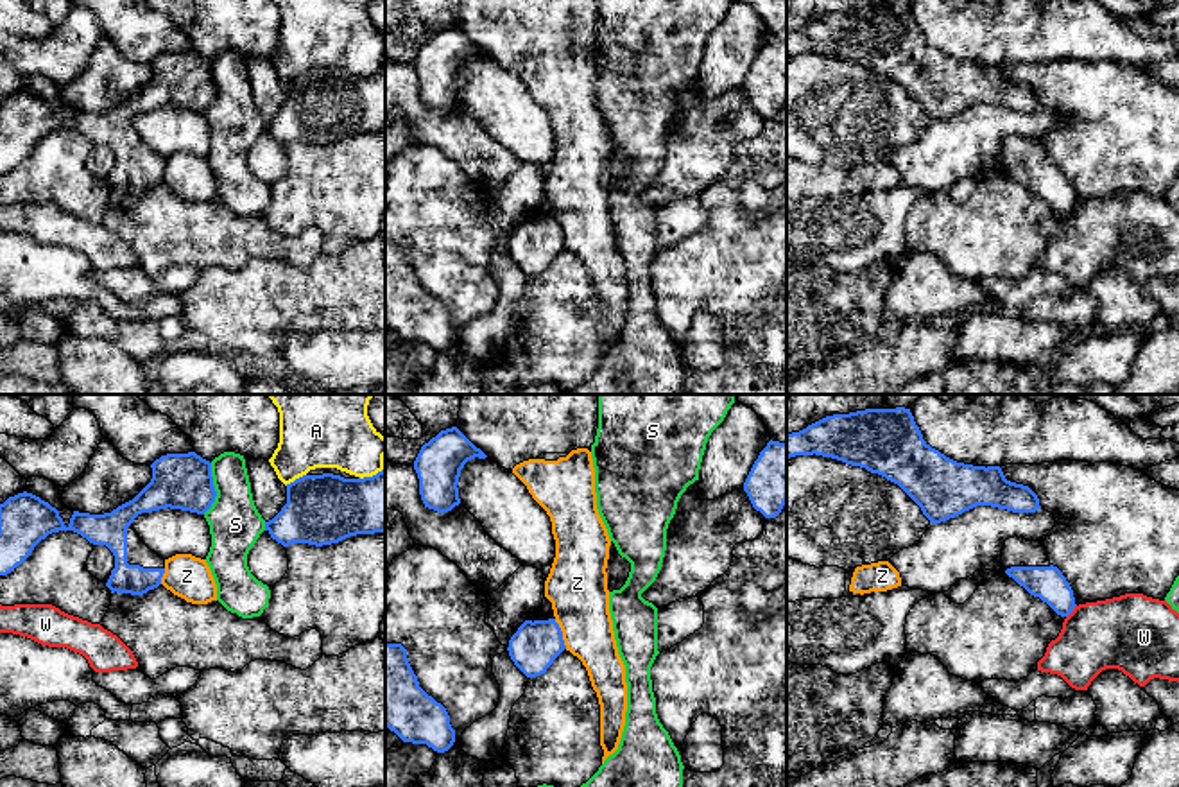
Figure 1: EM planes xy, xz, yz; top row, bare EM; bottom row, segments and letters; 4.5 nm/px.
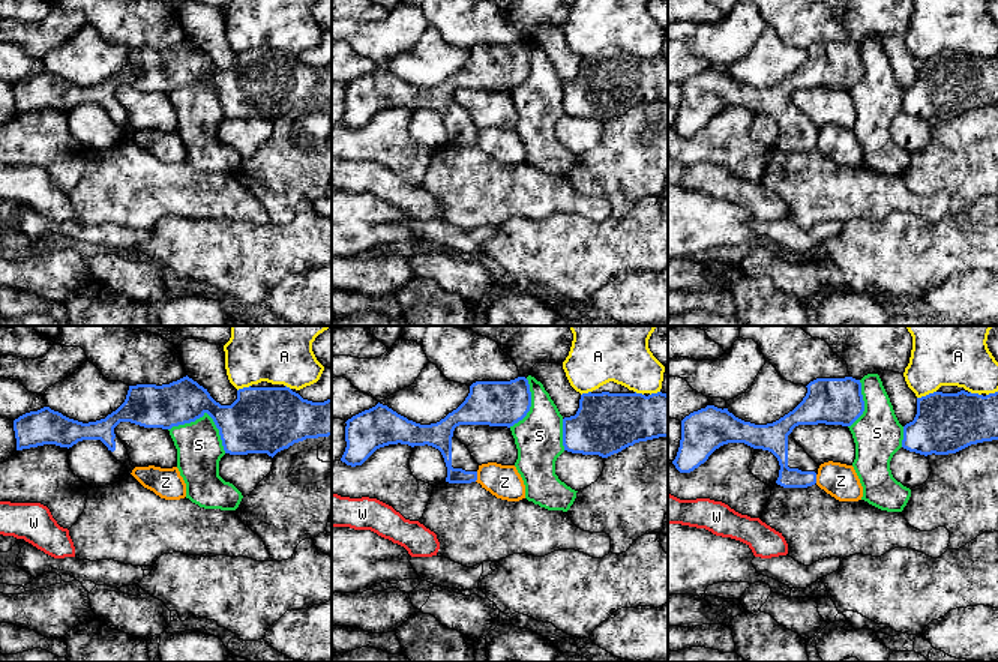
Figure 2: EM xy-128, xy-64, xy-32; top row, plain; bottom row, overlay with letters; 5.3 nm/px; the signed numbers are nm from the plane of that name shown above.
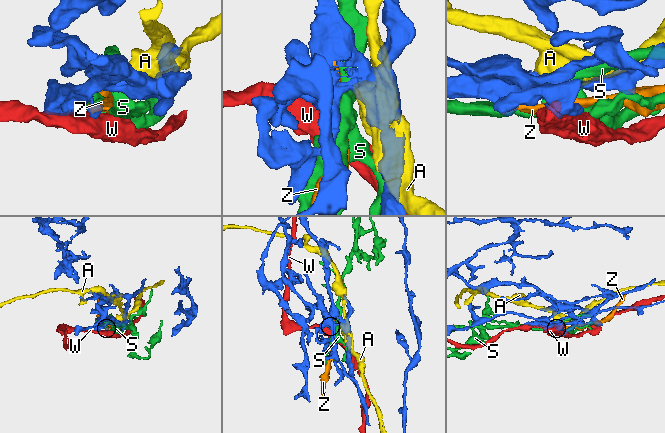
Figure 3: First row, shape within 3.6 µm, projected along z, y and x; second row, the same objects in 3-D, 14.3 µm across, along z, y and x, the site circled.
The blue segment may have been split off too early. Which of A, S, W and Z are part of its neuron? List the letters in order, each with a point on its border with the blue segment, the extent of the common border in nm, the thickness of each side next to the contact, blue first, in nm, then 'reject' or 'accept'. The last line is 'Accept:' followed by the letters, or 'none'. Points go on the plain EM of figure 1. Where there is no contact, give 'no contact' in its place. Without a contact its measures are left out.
A: xy (296, 77) | 110 nm | 320/300 nm | reject
S: xy (214, 86) | 240 nm | 260/240 nm | reject
W: yz (1072, 208) | 80 nm | 150/320 nm | reject
Z: xz (561, 232) | 150 nm | 220/280 nm | reject
Accept: none

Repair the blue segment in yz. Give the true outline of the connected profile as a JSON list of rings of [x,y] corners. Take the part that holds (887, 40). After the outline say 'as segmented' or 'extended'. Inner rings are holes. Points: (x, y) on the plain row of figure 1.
[[[905,5],[833,13],[787,32],[787,57],[813,52],[898,82],[930,122],[977,104],[1012,111],[1041,108],[1037,93],[1028,84],[1007,79],[1000,65],[957,61],[932,47]]]; as segmented

